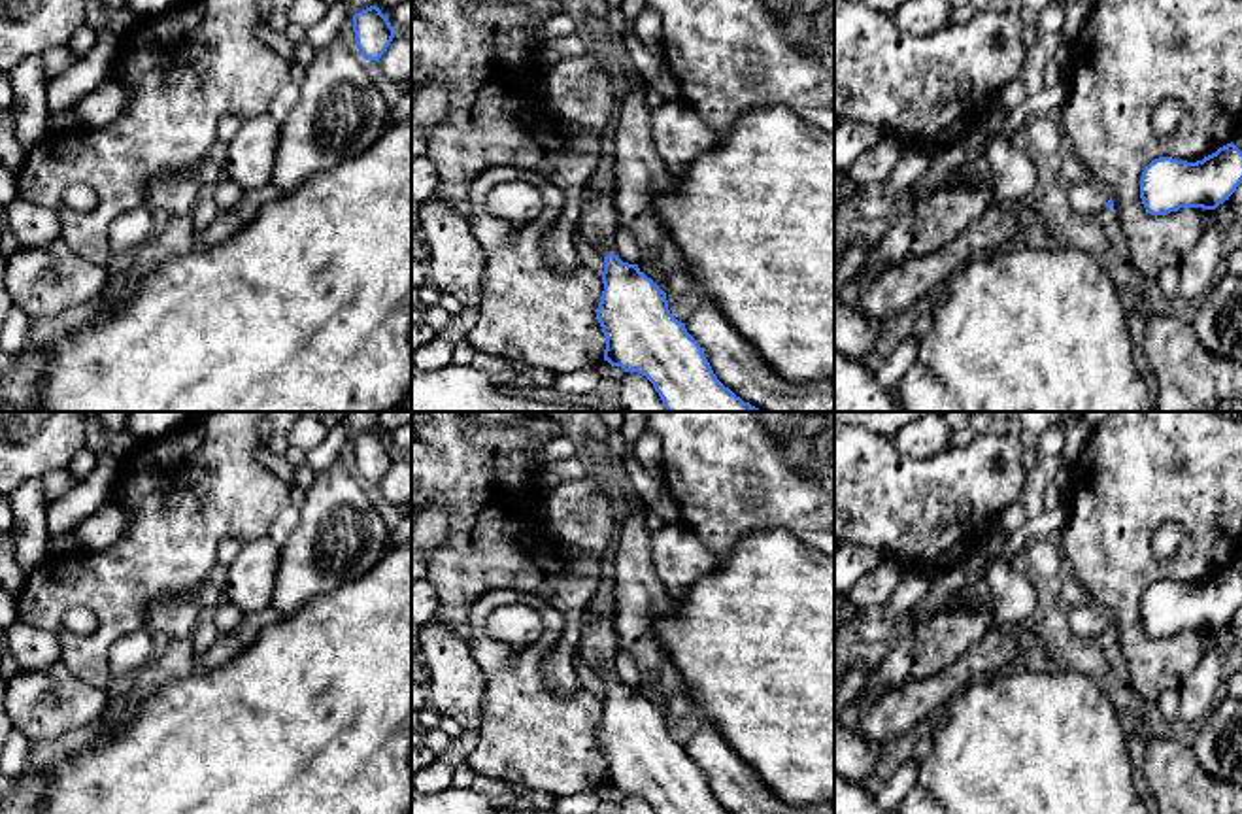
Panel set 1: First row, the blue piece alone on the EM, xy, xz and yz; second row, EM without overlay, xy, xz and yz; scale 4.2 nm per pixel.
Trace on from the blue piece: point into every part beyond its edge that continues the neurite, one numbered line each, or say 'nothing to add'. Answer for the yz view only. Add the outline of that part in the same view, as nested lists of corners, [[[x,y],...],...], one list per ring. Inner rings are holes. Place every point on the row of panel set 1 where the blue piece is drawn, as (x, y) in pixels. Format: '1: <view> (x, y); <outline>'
1: yz (1088, 197); [[[1076,174],[1068,179],[1066,191],[1068,206],[1083,215],[1099,215],[1106,210],[1106,202],[1112,198],[1110,189],[1089,179],[1083,174]]]

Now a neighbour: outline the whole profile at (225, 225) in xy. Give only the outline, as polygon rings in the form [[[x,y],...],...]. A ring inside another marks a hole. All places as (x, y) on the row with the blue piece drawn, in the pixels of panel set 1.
[[[270,185],[243,191],[242,200],[228,212],[219,212],[211,225],[204,230],[202,242],[206,247],[219,246],[249,225],[259,210],[276,196]]]

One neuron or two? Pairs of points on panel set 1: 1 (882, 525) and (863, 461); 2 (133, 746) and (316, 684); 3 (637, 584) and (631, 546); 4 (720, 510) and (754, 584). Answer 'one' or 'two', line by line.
1: one
2: one
3: one
4: two

